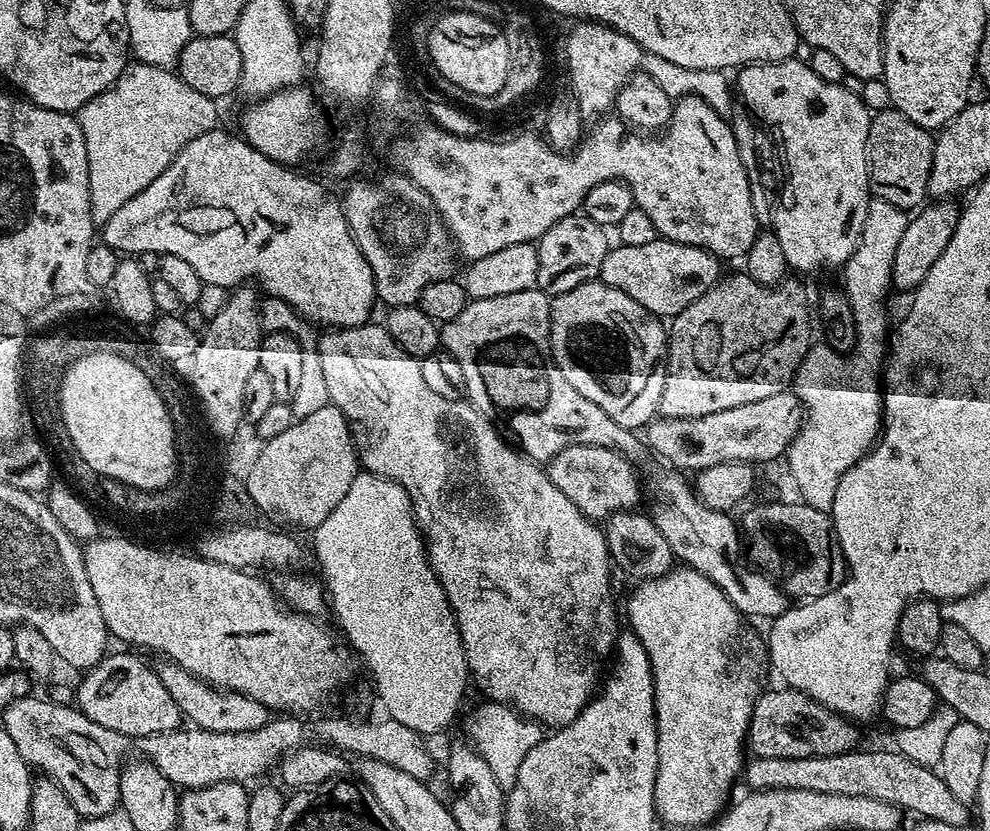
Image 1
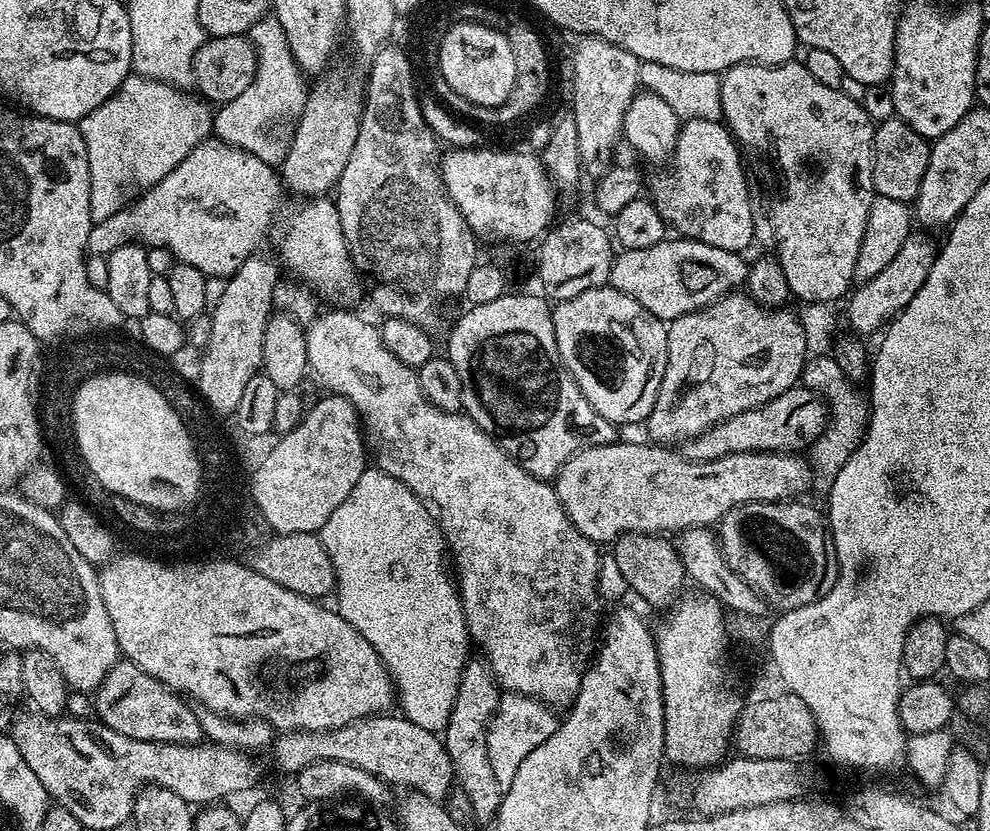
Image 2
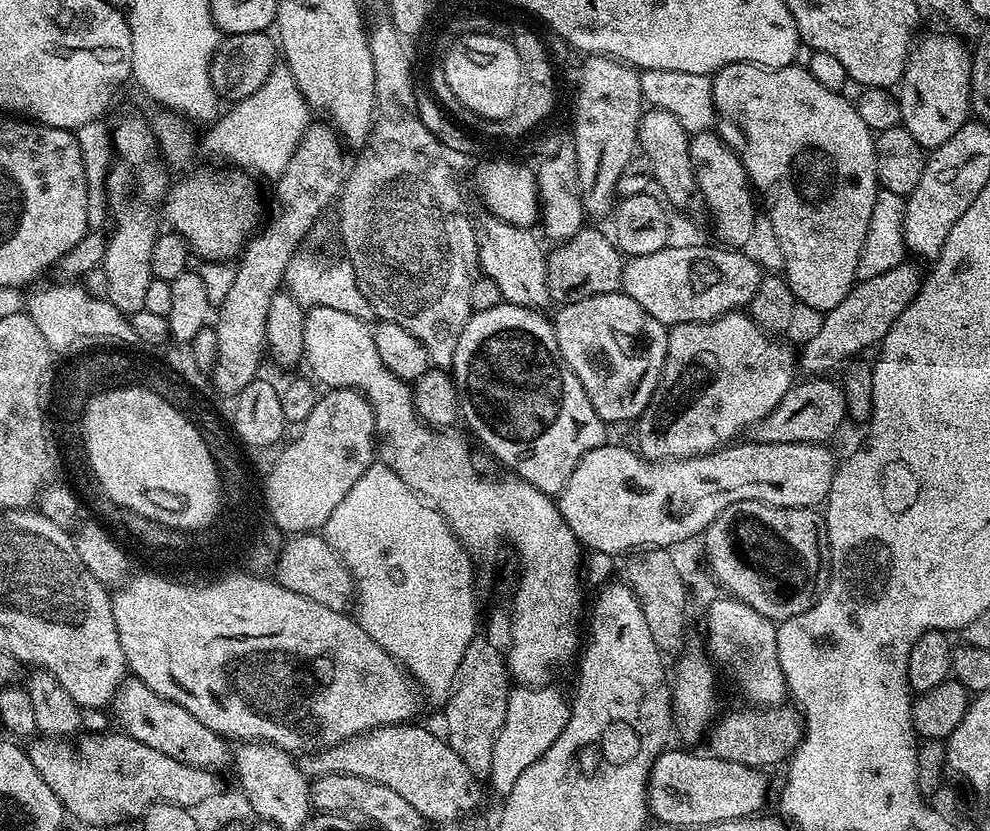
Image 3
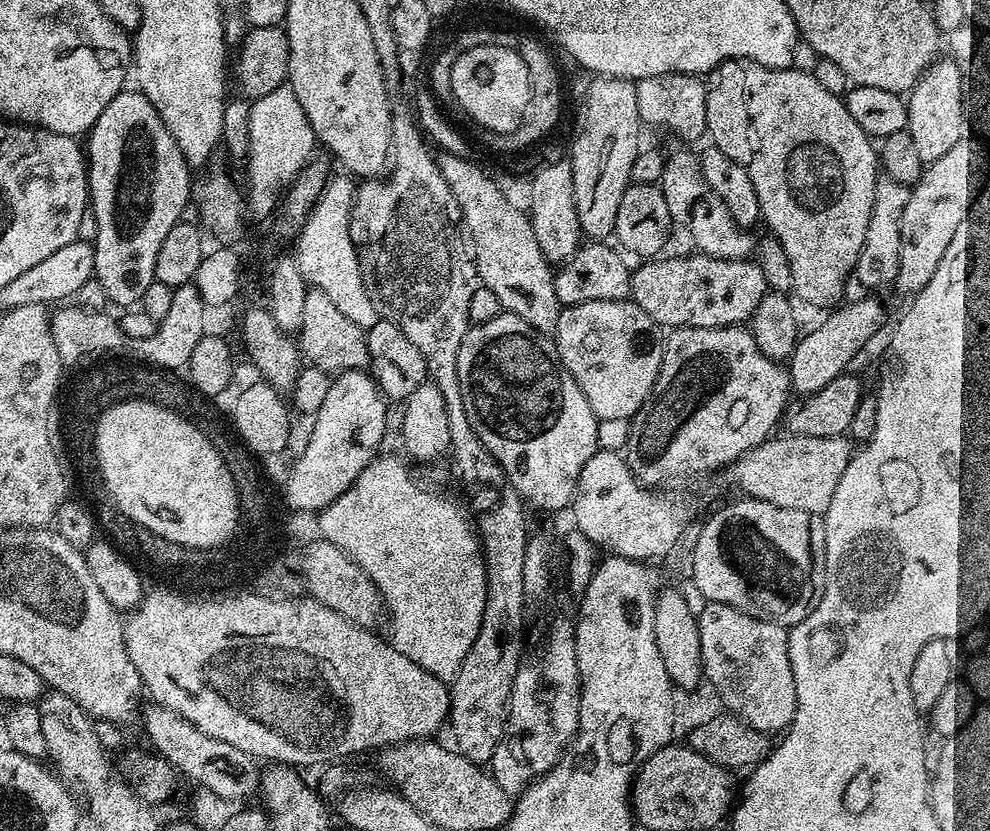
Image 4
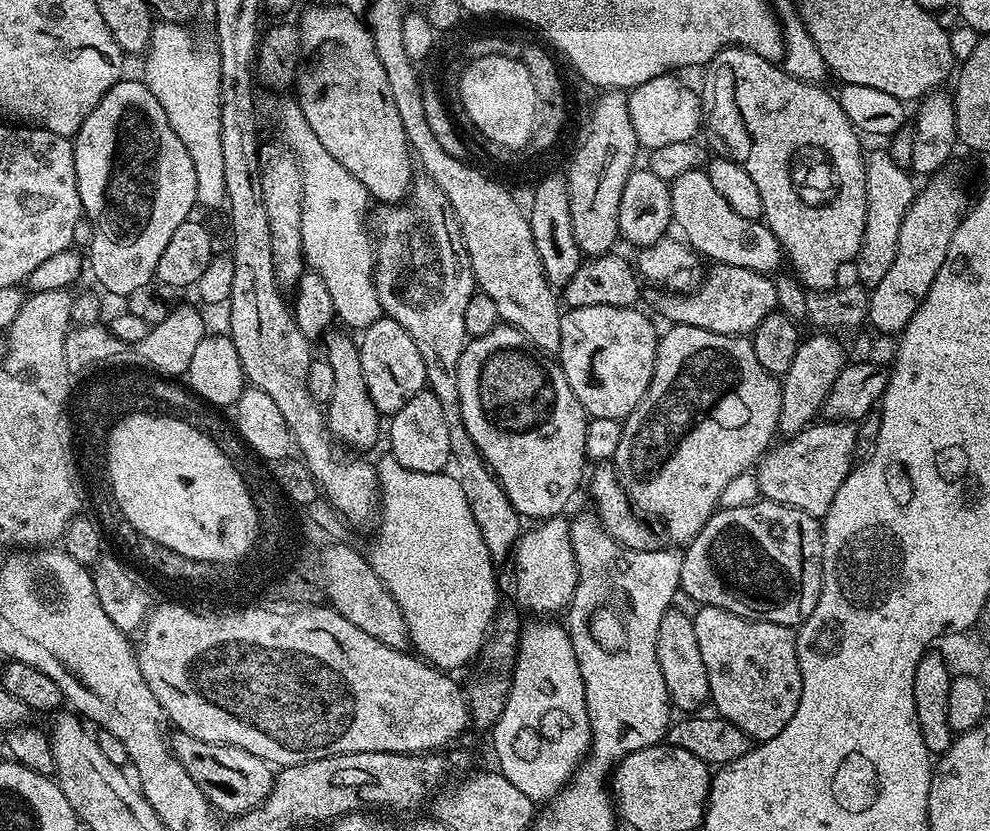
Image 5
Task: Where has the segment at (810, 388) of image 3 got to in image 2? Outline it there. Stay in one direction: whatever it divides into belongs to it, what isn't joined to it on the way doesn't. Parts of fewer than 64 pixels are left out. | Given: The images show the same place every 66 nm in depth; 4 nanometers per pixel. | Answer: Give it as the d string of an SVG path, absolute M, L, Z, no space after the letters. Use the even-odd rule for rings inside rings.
M797 386L778 394L778 398L754 410L734 414L734 418L726 418L710 430L683 441L682 455L685 460L710 462L726 454L743 452L800 454L811 449L813 442L823 434L826 425L828 425L828 406L824 403L824 397L806 387Z

